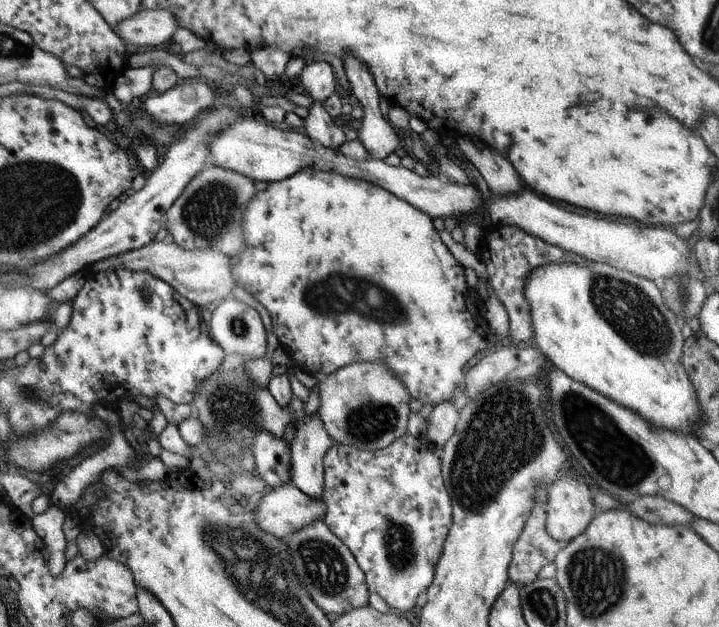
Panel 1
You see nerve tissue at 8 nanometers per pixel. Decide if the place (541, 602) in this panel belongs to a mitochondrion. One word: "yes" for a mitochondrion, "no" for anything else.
yes

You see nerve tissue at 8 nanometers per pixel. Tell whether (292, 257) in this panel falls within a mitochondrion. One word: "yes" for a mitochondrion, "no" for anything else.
no

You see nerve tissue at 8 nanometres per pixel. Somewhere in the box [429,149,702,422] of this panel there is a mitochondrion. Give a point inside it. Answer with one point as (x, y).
(625, 306)

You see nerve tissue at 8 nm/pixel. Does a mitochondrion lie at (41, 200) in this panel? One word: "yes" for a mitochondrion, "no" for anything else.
yes

